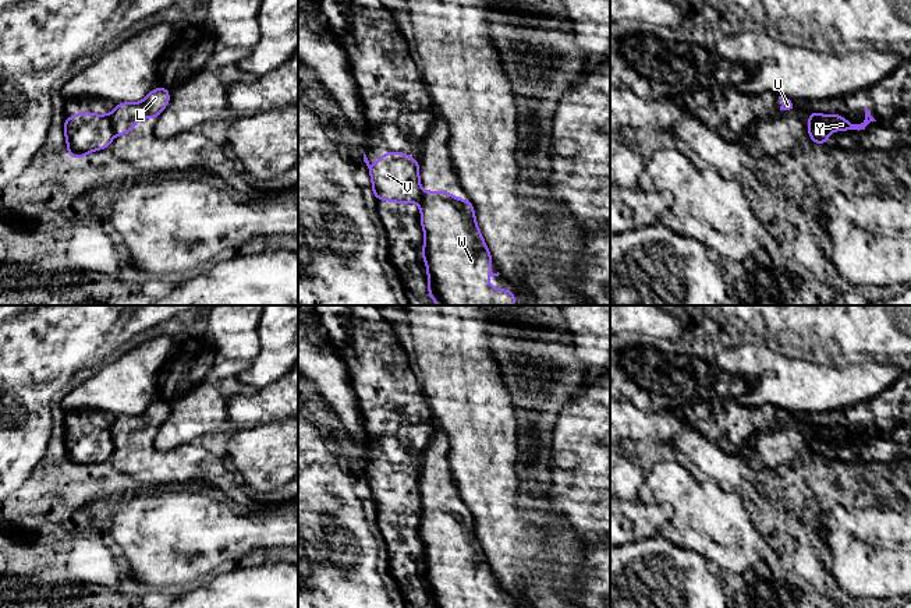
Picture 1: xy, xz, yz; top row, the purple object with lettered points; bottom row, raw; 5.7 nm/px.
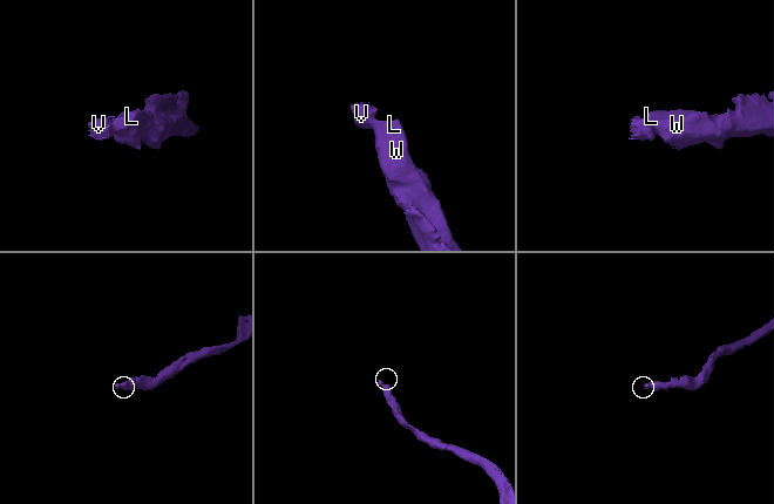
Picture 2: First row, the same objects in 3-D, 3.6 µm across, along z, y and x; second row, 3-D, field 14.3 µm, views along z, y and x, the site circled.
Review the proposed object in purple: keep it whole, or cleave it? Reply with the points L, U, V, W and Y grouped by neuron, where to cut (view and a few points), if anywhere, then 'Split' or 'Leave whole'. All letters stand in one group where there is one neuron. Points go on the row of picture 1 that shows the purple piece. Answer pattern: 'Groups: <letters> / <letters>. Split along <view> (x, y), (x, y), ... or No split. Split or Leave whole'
Groups: L W Y / U V. Split along yz (810, 122), (818, 123), (828, 135). Split

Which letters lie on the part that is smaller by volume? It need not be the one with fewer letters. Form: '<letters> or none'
U, V

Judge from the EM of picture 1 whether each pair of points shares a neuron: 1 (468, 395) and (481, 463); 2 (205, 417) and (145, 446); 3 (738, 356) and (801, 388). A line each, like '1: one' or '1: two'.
1: one
2: two
3: one

